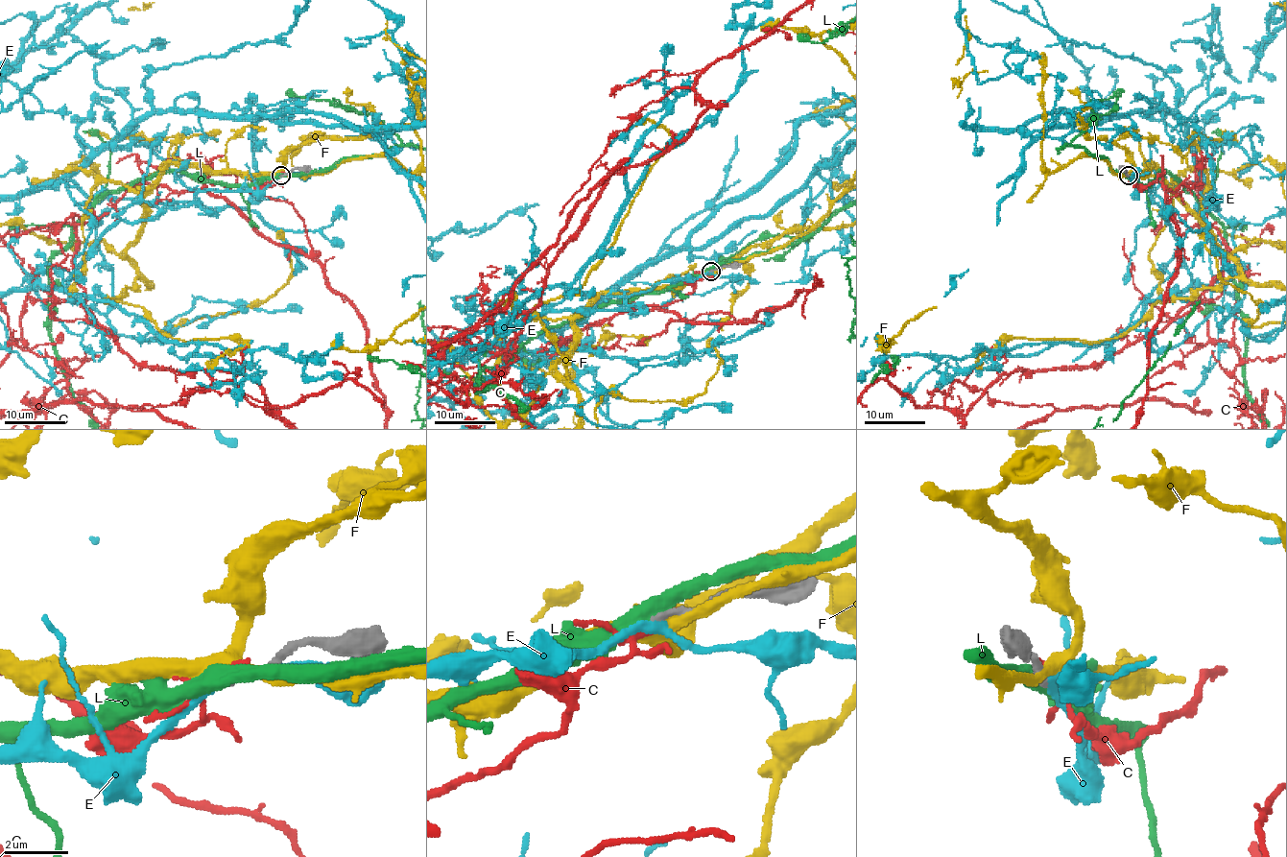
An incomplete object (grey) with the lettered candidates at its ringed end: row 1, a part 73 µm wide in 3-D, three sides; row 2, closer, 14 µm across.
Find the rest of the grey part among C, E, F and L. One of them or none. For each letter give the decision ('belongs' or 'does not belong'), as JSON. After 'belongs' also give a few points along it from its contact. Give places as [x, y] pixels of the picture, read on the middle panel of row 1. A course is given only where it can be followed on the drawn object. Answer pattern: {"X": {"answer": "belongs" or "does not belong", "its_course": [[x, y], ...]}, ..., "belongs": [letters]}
{"C": {"answer": "does not belong"}, "E": {"answer": "belongs"}, "F": {"answer": "does not belong"}, "L": {"answer": "does not belong"}, "belongs": ["E"]}

